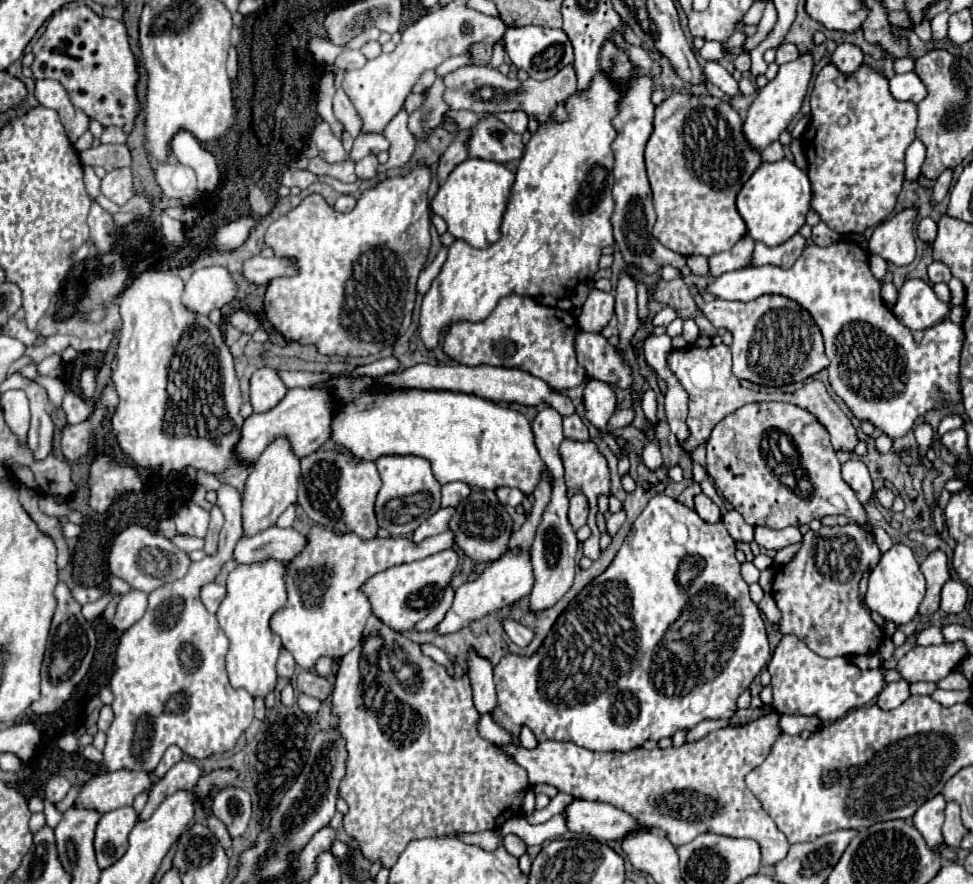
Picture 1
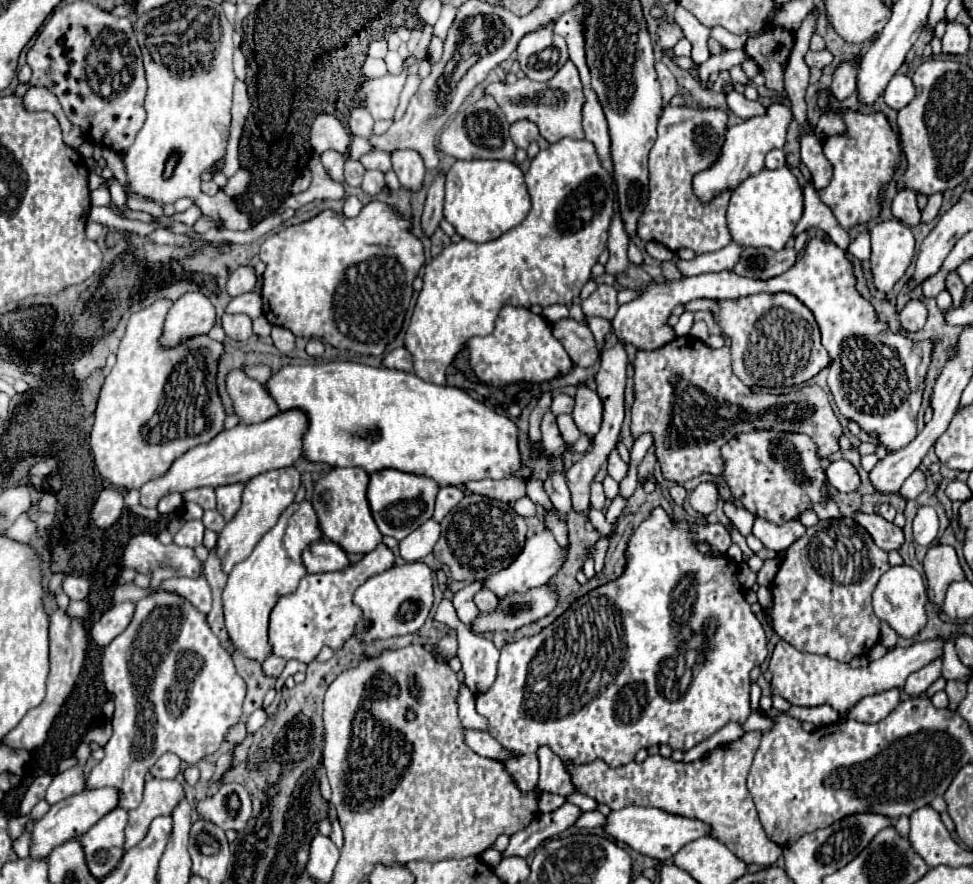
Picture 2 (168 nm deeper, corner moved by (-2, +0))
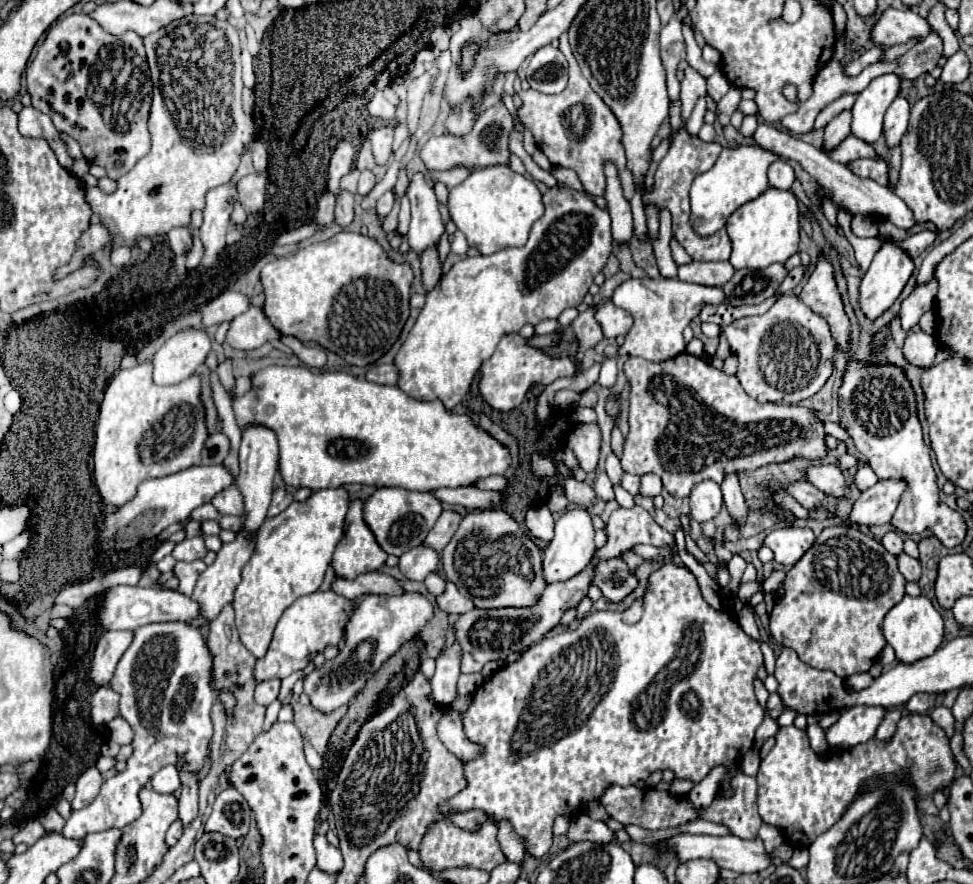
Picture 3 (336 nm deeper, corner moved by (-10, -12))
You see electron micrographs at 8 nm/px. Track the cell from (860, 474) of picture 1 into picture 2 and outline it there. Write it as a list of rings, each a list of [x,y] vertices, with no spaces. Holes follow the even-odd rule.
[[[845,459],[833,461],[833,463],[825,469],[825,475],[827,475],[827,481],[829,481],[839,493],[851,493],[851,491],[857,491],[857,487],[859,487],[857,469],[855,469],[849,461],[845,461]]]

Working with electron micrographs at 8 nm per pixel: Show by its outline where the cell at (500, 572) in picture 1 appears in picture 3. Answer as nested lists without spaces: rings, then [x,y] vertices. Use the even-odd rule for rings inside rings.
[[[571,507],[559,517],[559,521],[555,523],[555,537],[543,549],[543,579],[547,585],[567,581],[575,577],[579,571],[583,571],[583,567],[593,559],[593,553],[597,549],[593,543],[593,535],[595,535],[593,523],[585,509]]]

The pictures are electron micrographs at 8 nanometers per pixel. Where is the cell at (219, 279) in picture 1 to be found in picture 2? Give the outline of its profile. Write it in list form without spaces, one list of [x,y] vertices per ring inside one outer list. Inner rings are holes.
[[[185,293],[173,303],[165,319],[161,345],[177,347],[183,339],[205,335],[215,323],[215,307],[203,293]]]

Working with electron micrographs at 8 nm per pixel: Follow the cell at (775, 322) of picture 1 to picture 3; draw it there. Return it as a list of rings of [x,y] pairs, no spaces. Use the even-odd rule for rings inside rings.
[[[783,295],[765,315],[741,317],[725,329],[731,353],[739,359],[737,377],[755,401],[799,403],[815,395],[833,373],[835,341],[829,325],[799,297]]]

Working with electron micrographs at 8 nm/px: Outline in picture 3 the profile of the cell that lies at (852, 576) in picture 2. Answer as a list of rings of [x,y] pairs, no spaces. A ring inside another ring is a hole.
[[[835,525],[835,527],[827,527],[821,531],[821,535],[815,539],[813,547],[791,567],[791,571],[787,573],[785,577],[785,583],[783,583],[783,589],[785,593],[779,597],[779,601],[775,603],[773,611],[771,611],[771,635],[777,643],[785,645],[785,647],[791,647],[801,661],[805,661],[807,665],[815,667],[815,669],[829,669],[841,677],[851,677],[855,673],[865,673],[871,669],[871,665],[877,661],[879,653],[883,651],[883,647],[887,645],[883,633],[881,633],[881,623],[883,623],[883,615],[895,605],[899,603],[899,599],[903,599],[905,595],[905,579],[903,575],[899,573],[897,569],[897,563],[895,563],[895,557],[883,547],[881,541],[877,541],[873,535],[867,535],[867,533],[861,533],[857,527],[847,527],[847,525]]]

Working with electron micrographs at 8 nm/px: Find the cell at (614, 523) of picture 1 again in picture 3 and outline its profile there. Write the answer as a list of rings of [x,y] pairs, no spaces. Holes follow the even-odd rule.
[[[625,473],[623,479],[621,479],[621,487],[627,489],[633,497],[639,493],[639,487],[641,487],[641,477],[637,475],[631,475],[631,473]]]

